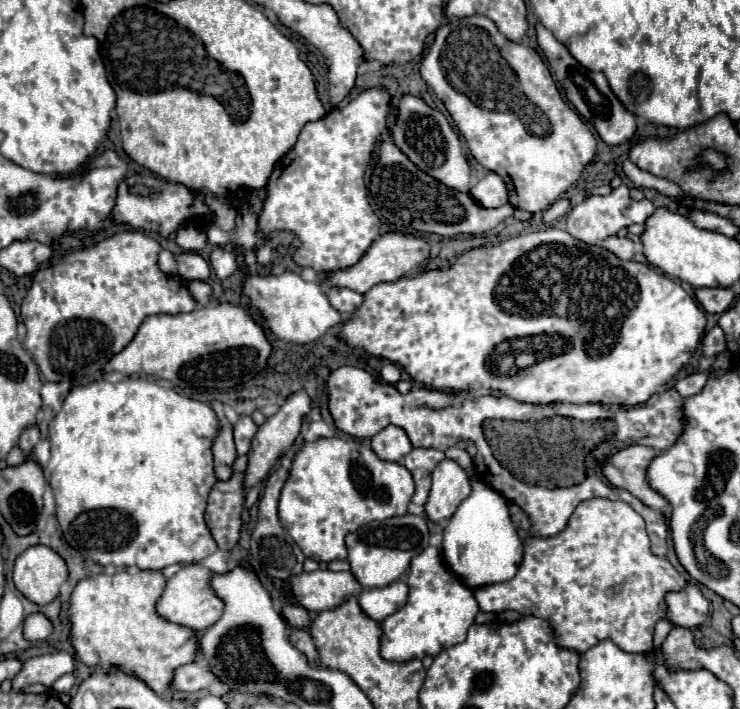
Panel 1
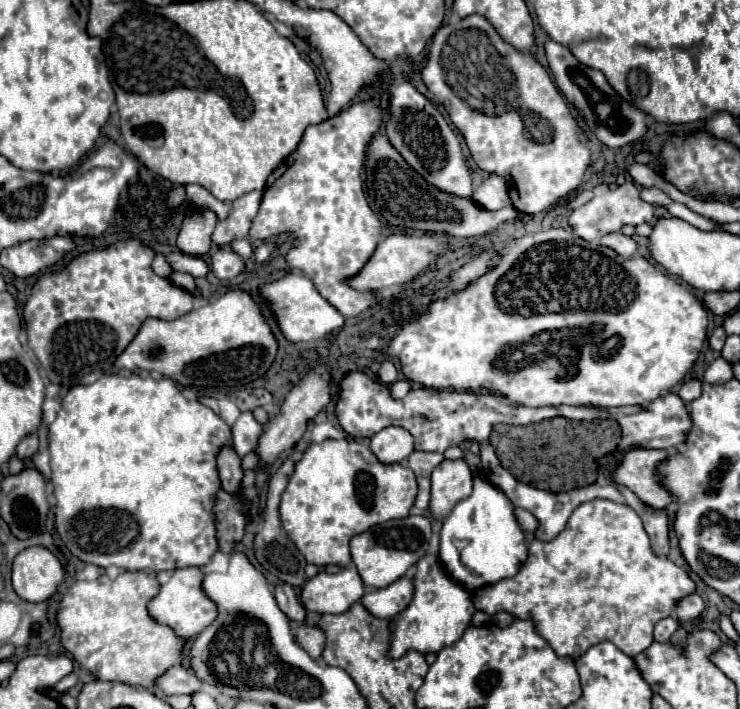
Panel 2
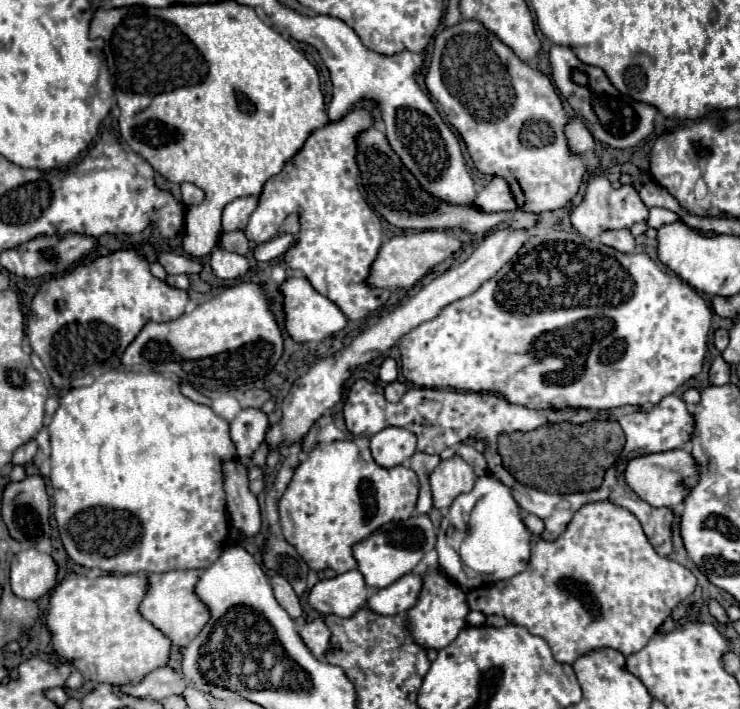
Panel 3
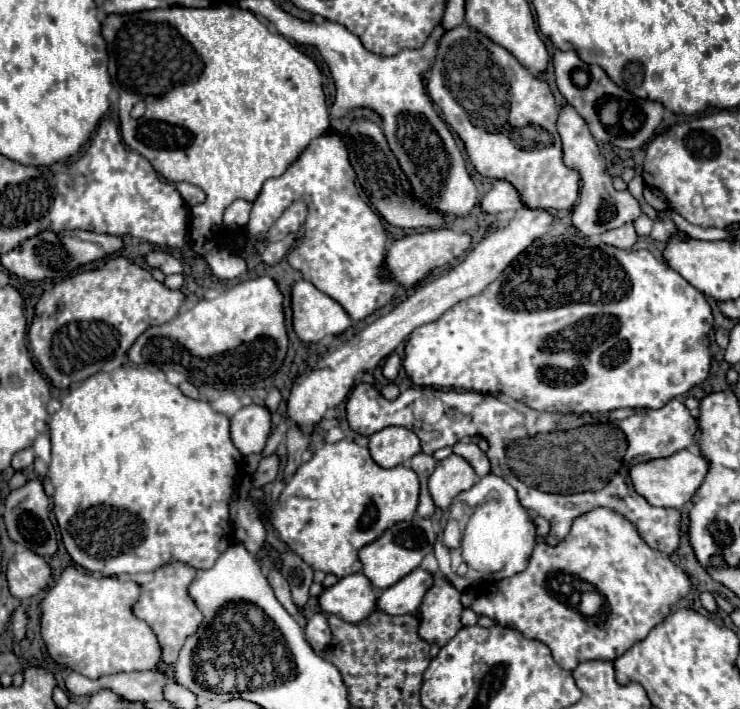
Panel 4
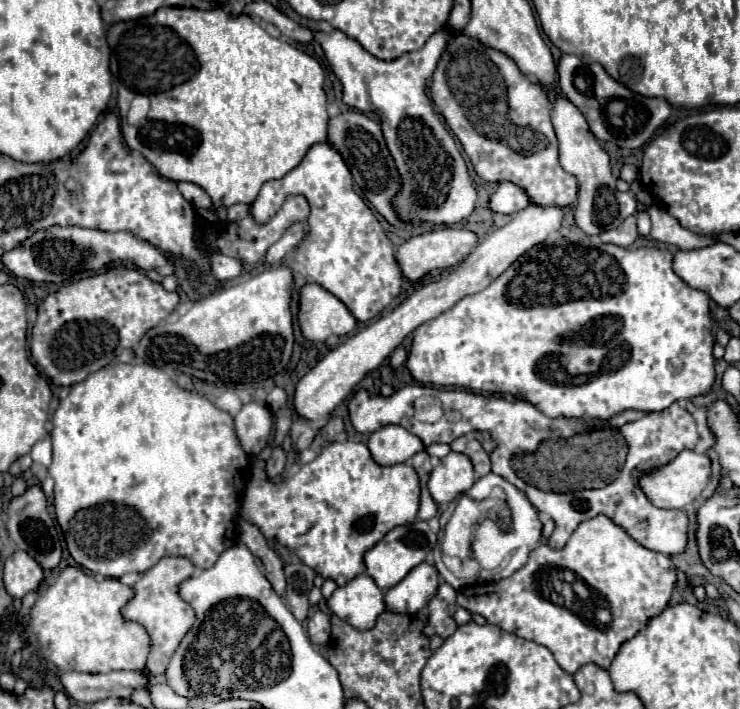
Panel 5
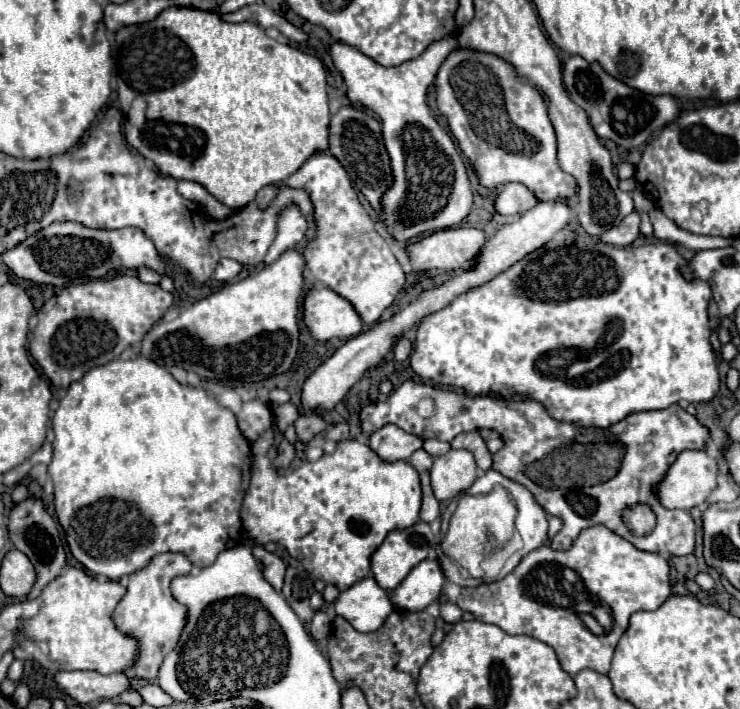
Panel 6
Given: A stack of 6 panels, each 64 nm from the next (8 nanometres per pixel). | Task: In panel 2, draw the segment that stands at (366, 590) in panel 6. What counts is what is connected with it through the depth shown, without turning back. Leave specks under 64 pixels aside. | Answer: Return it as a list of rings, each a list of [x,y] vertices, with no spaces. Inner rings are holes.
[[[354,566],[340,570],[338,574],[318,572],[302,588],[302,604],[320,614],[342,614],[364,596],[364,584]]]

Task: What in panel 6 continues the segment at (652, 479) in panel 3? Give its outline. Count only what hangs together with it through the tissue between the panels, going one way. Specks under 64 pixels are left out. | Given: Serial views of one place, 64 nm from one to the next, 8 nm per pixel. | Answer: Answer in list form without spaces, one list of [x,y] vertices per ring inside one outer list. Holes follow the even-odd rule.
[[[684,450],[668,470],[668,476],[660,482],[660,488],[656,488],[656,494],[660,496],[660,502],[666,508],[690,510],[698,504],[704,504],[716,486],[718,486],[718,460],[708,456],[704,450]]]

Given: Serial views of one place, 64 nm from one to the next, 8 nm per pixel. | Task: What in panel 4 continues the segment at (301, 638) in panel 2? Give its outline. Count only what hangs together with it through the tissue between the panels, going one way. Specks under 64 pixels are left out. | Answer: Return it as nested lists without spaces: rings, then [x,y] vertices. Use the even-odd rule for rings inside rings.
[[[322,612],[314,614],[314,616],[308,620],[304,632],[306,632],[306,640],[308,640],[308,644],[314,648],[314,652],[322,652],[322,648],[324,648],[324,646],[328,644],[328,640],[332,638],[330,626],[328,626],[328,620],[326,620],[326,614],[322,614]]]

